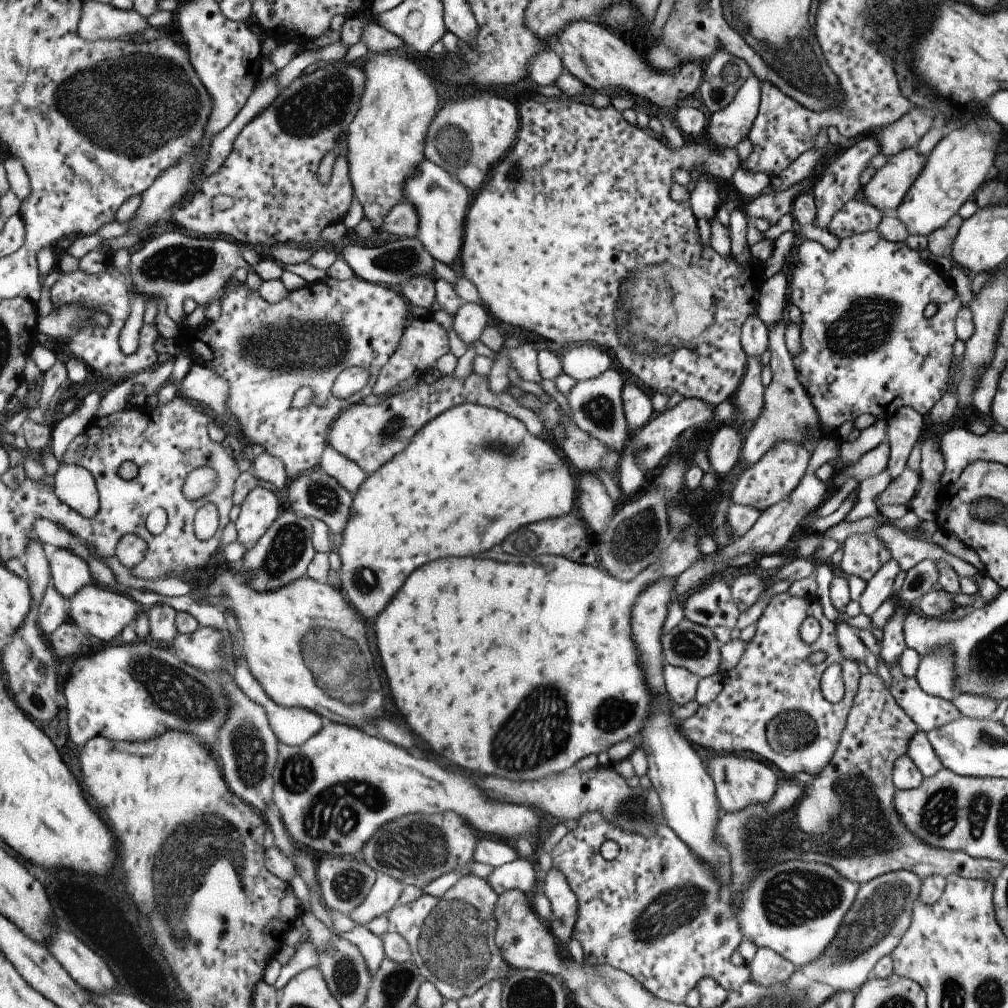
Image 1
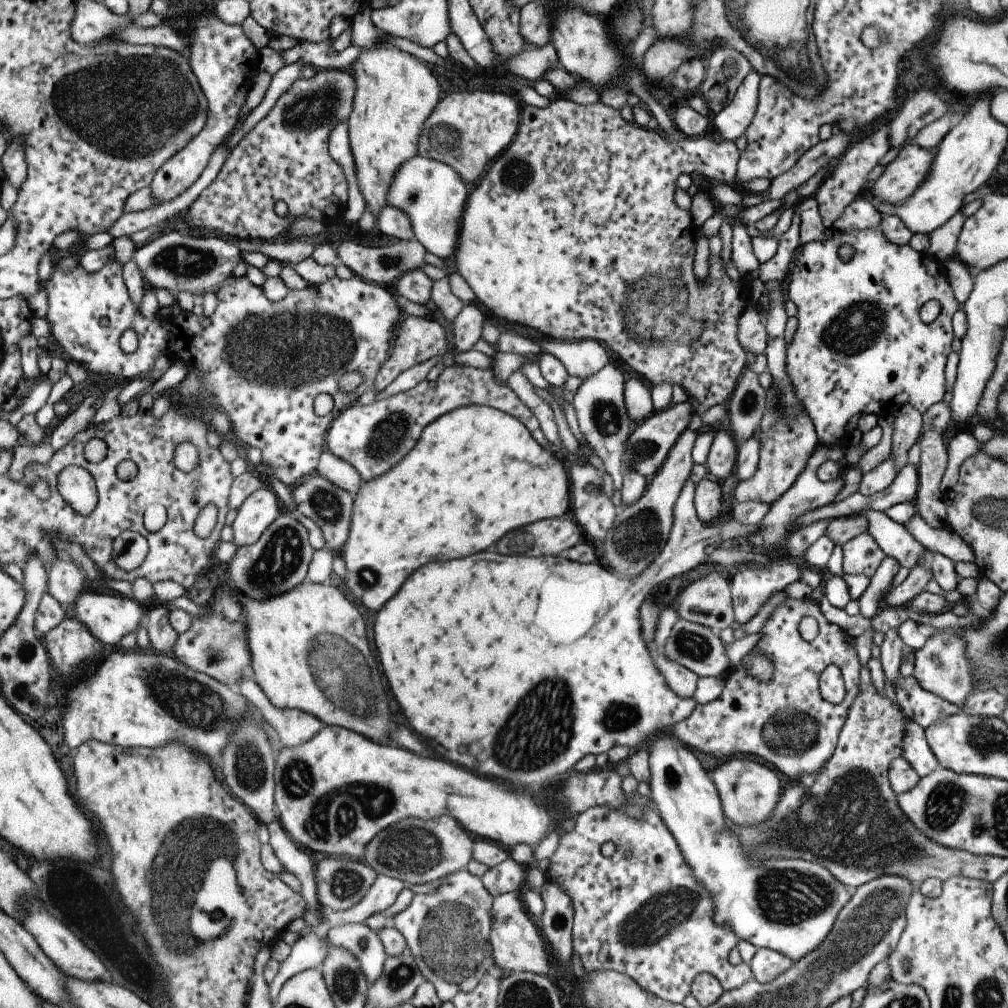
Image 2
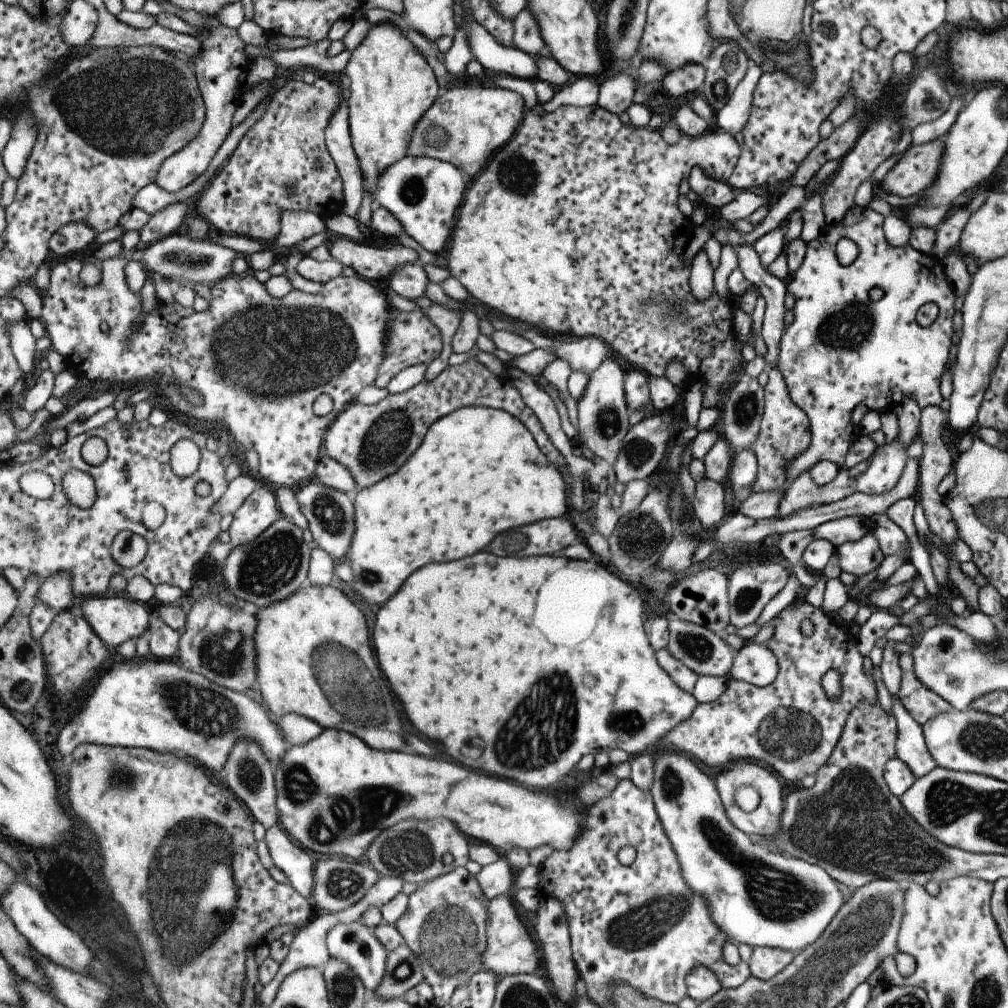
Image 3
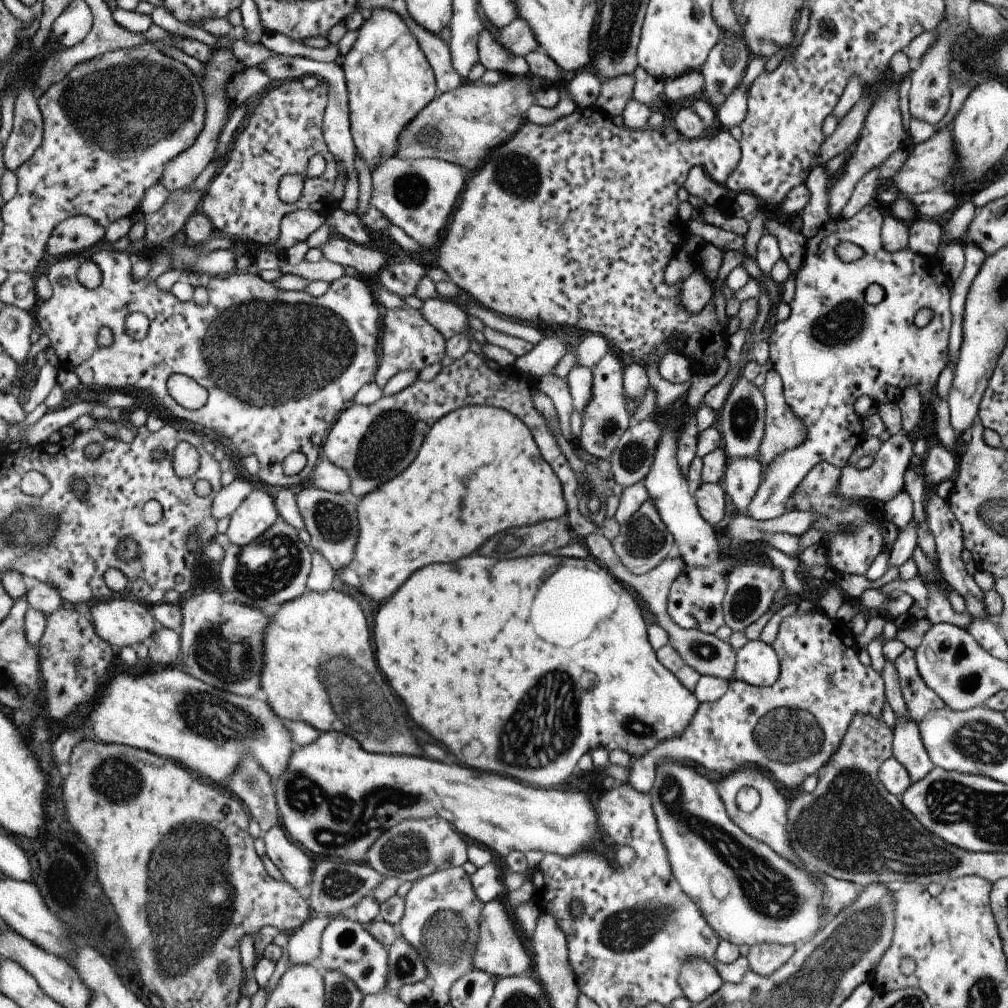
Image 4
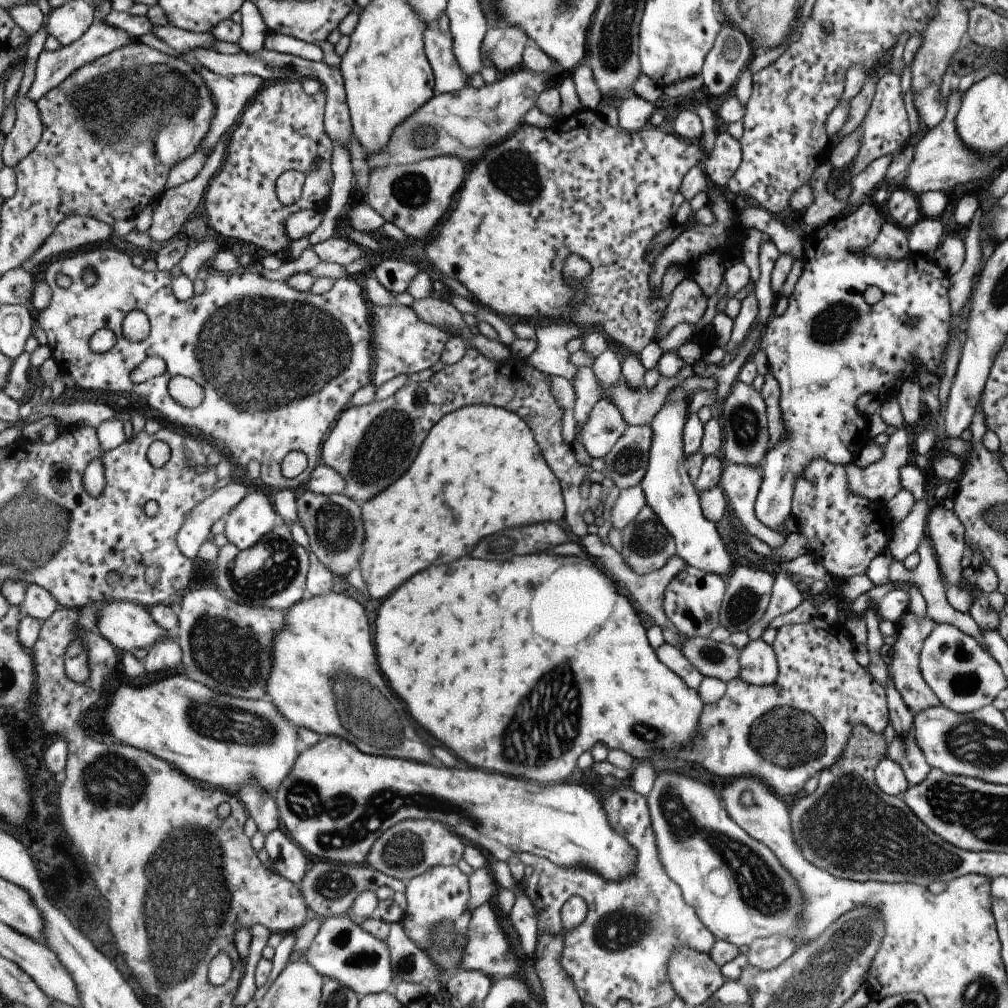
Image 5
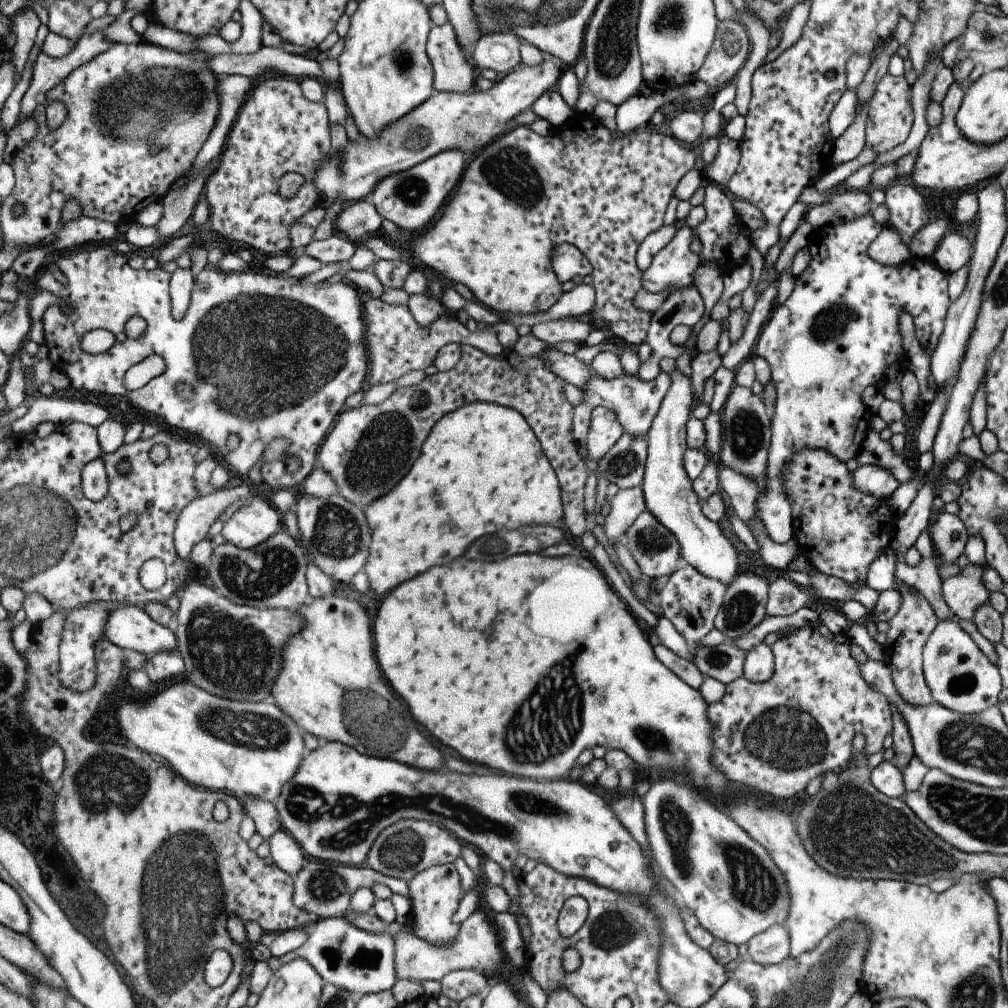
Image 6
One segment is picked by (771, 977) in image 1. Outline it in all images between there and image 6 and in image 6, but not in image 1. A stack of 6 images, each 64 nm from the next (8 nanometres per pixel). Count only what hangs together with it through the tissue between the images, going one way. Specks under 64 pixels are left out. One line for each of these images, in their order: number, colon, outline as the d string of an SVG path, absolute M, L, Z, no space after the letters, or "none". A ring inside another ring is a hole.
2: M759 948L753 954L753 960L751 960L749 966L751 966L753 980L757 980L759 984L769 984L777 976L781 976L783 972L787 972L793 966L793 960L787 958L785 954L775 952L775 950Z
3: M753 948L751 952L751 960L749 970L751 976L755 976L757 980L771 980L775 974L779 974L787 964L791 964L795 956L791 952L785 950L773 950L773 948Z
4: M755 944L747 954L747 962L751 972L767 978L777 972L795 952L795 946L779 946L779 944Z
5: M771 936L771 938L759 938L753 944L749 944L745 956L749 960L749 966L773 974L773 970L779 968L795 952L795 948L797 946L793 940Z
6: M771 926L759 936L753 936L747 942L747 952L749 960L761 966L777 966L785 958L789 958L791 952L791 942L789 942L789 932L787 928L781 926Z

